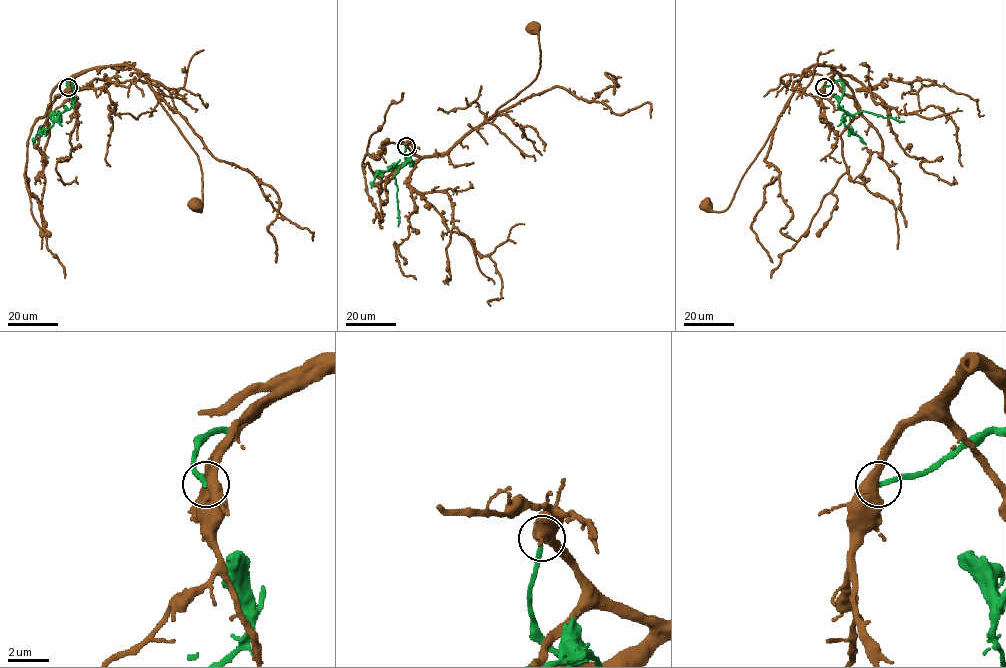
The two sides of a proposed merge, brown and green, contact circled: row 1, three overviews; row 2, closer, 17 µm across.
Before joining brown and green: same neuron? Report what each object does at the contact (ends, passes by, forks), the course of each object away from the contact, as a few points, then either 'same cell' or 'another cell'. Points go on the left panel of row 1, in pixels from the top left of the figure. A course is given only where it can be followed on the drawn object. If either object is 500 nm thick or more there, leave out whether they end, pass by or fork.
brown runs (68, 87), (76, 75), (98, 67), (129, 65), (138, 70), (198, 158), (200, 212), (194, 204); green runs (68, 87), (69, 80), (73, 88), (73, 104), (57, 115), (59, 111), (60, 121); another cell

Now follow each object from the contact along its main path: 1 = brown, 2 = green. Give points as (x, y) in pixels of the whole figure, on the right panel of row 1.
1: (824, 87), (834, 70), (813, 65), (803, 74), (728, 207), (711, 212), (705, 204)
2: (824, 87), (841, 82), (844, 91), (839, 104), (847, 113), (853, 115), (865, 111), (904, 121)

